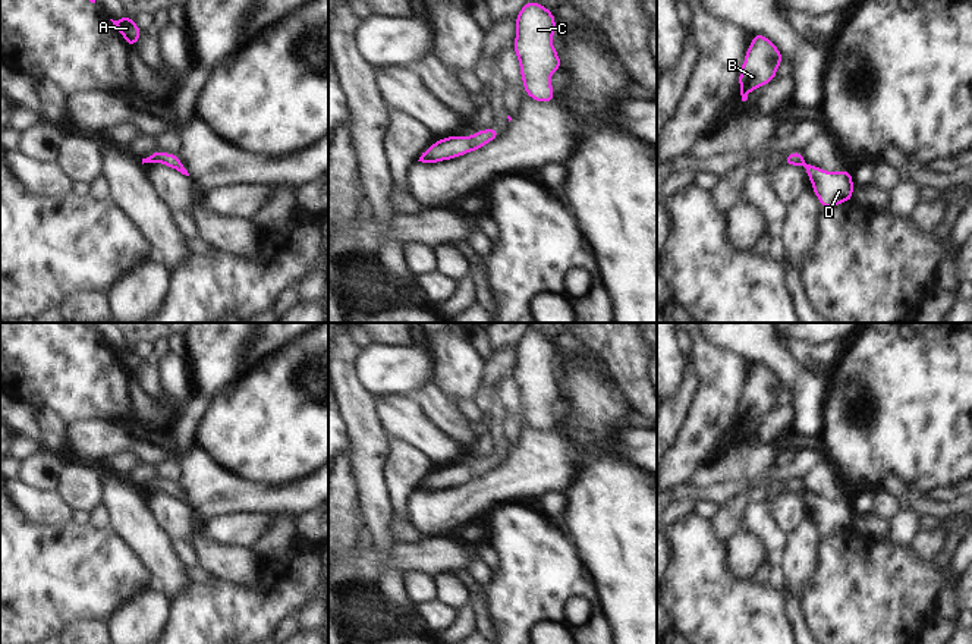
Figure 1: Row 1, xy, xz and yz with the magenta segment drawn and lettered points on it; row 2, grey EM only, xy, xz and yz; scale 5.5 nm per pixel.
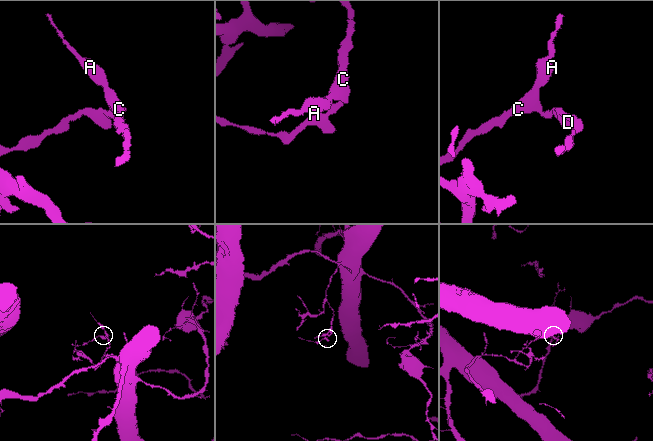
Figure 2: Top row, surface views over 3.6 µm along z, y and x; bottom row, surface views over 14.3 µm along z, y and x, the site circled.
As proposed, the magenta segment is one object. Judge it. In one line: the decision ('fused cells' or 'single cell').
single cell

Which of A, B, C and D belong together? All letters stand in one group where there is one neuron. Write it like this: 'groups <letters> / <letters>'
groups A B C D

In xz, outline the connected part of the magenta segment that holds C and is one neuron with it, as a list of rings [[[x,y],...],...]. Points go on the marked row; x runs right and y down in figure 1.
[[[526,0],[515,25],[512,48],[518,56],[523,91],[538,103],[551,103],[556,94],[550,79],[562,69],[562,60],[553,45],[556,18],[541,3]]]

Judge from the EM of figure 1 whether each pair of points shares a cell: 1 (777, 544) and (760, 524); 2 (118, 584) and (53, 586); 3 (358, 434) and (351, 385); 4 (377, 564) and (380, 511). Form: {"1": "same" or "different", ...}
{"1": "same", "2": "same", "3": "same", "4": "different"}

